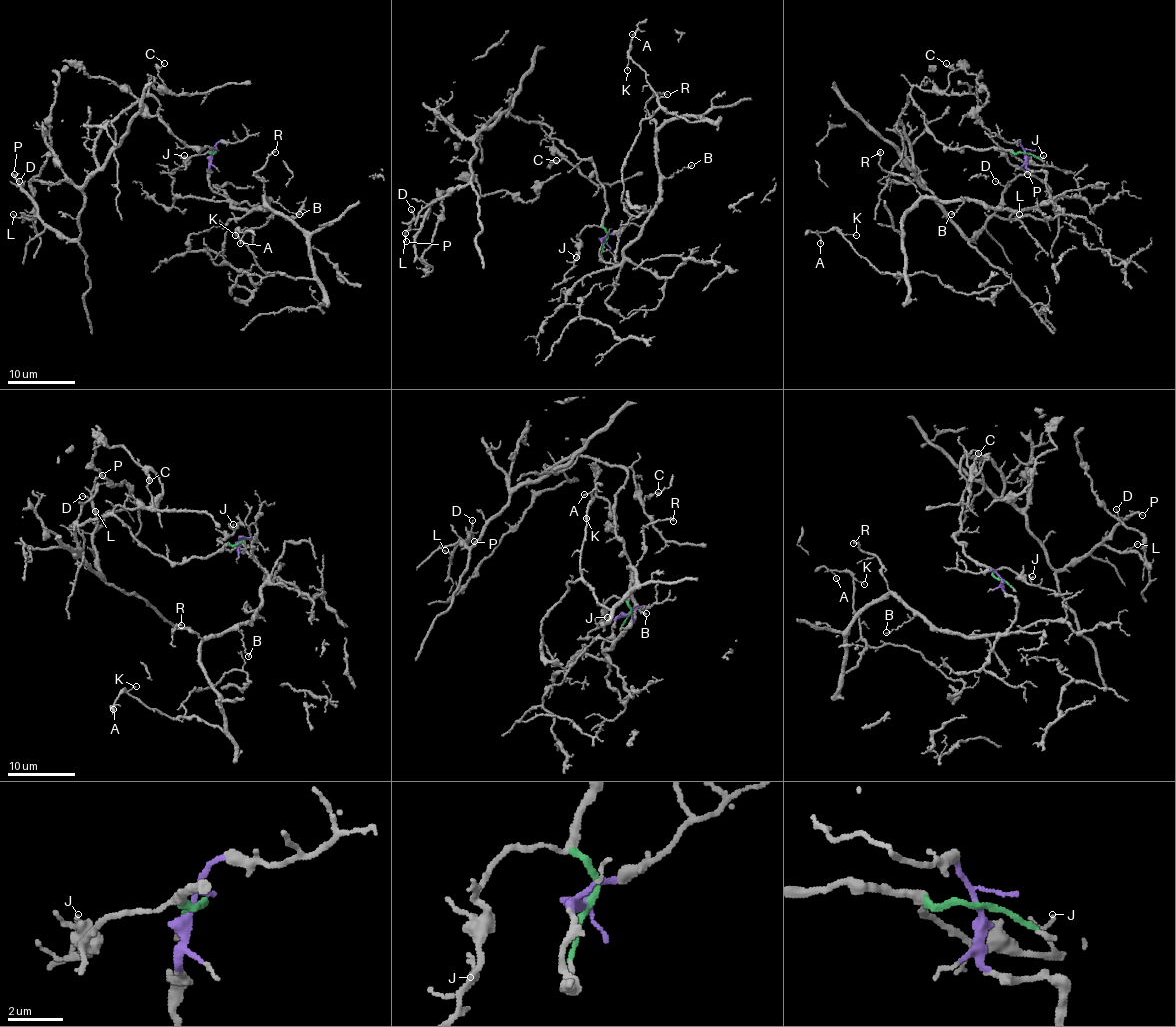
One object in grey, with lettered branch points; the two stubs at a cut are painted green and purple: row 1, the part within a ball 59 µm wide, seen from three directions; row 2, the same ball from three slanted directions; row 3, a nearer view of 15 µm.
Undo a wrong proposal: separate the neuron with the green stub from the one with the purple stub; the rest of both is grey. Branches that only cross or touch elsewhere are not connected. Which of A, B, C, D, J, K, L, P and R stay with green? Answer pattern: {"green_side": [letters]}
{"green_side": ["C", "D", "J", "L", "P"]}

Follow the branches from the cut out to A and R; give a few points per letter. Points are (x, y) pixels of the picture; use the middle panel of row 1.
A: (605, 240), (600, 259), (618, 264), (657, 201), (656, 135), (703, 121), (659, 103), (632, 35)
R: (605, 240), (600, 259), (618, 264), (657, 201), (656, 123), (646, 103), (657, 92), (668, 94)

